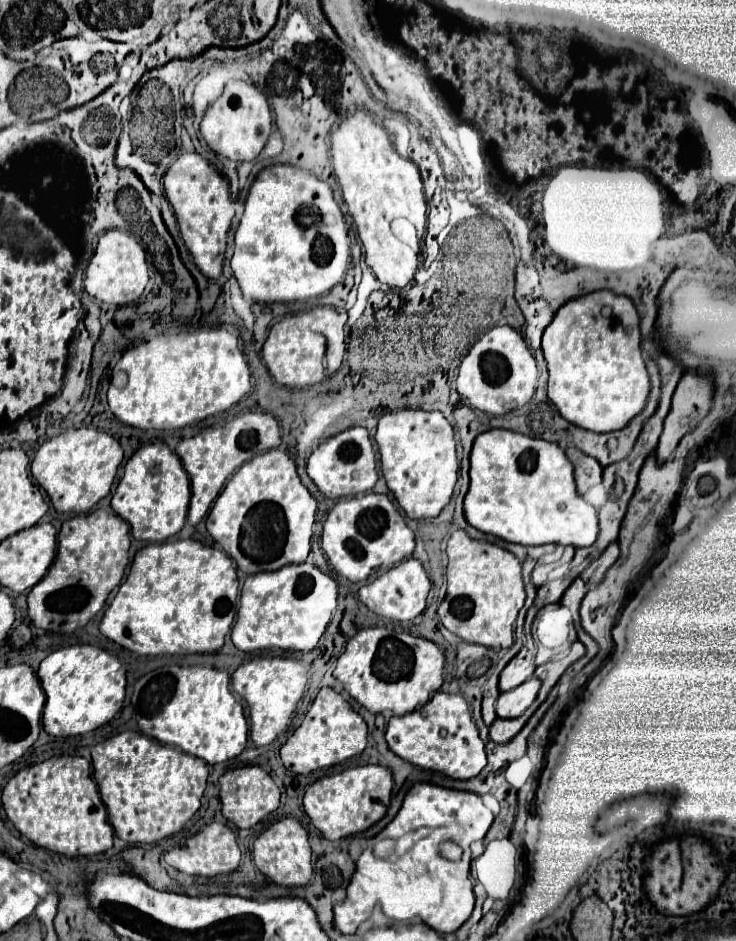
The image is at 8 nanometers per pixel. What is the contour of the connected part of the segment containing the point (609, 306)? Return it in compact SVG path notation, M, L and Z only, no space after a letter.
M599 290L569 300L545 328L541 350L549 368L547 396L567 422L589 432L615 432L645 408L651 382L641 356L639 314L629 296Z

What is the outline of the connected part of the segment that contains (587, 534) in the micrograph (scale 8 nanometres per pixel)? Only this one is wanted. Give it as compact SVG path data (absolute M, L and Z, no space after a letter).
M487 430L475 438L471 450L471 484L465 496L467 522L487 534L499 536L515 544L561 544L561 546L591 546L597 538L597 512L577 492L573 464L569 462L565 448L557 442L543 438L531 438L513 430Z

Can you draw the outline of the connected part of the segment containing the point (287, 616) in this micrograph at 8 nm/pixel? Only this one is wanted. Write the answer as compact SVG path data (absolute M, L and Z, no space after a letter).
M289 564L275 572L247 576L239 612L231 630L237 650L253 652L265 648L309 652L321 640L337 606L337 584L313 564Z

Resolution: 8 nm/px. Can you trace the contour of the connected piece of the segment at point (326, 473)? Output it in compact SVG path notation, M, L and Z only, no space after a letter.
M355 426L345 432L339 432L337 436L325 440L323 444L319 444L319 448L313 450L313 454L309 456L307 474L315 482L315 486L327 498L333 498L333 500L369 492L377 482L375 454L373 454L373 444L371 444L369 432L361 426Z

